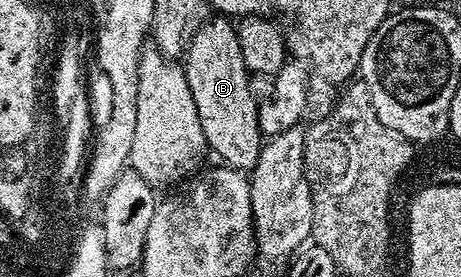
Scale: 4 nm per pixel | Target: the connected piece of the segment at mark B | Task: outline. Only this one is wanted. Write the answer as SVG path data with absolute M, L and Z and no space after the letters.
M216 16L213 19L213 22L201 21L191 31L186 42L186 53L182 58L184 75L188 81L190 96L194 96L194 108L198 108L198 120L202 120L202 132L208 141L208 150L216 153L220 157L217 159L223 165L248 172L256 165L262 145L258 103L254 96L250 96L249 73L242 60L242 48L238 48L235 25L224 16Z

